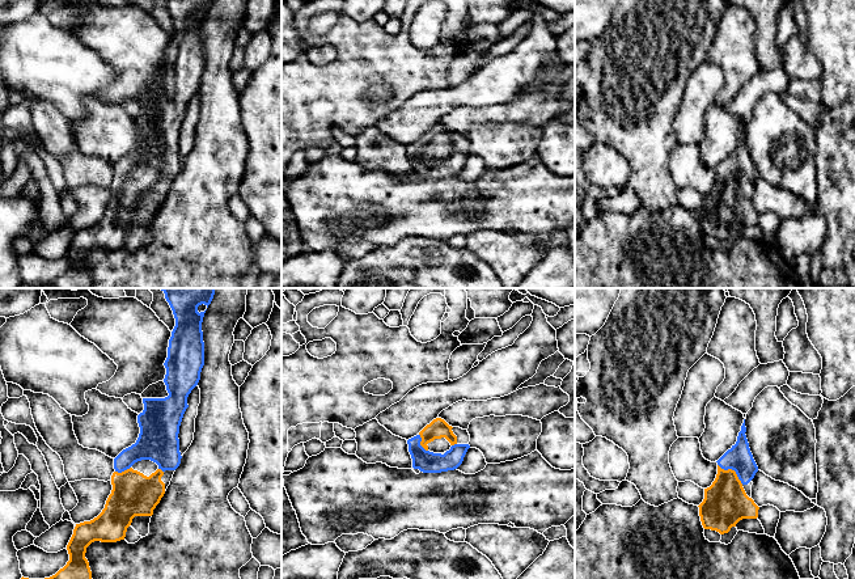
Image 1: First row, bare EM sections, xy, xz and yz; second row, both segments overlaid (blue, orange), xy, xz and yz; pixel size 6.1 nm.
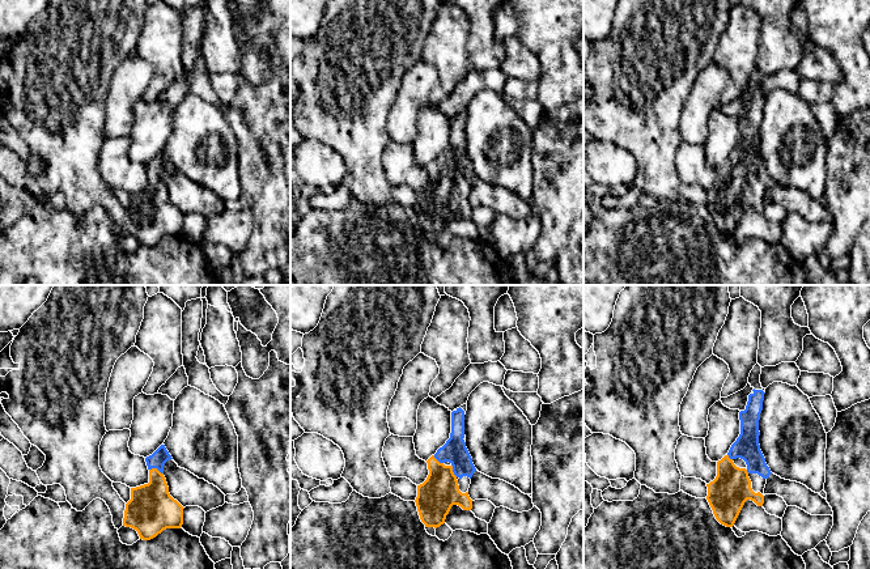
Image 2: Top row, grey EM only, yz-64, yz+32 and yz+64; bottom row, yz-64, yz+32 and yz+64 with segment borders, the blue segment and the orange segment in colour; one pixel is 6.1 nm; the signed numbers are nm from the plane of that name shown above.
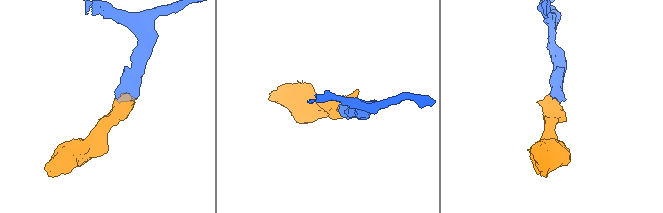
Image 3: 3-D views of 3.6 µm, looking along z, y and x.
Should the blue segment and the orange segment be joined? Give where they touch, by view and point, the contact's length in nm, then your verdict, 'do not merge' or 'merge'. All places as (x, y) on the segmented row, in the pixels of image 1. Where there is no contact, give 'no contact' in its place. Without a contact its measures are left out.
yz (732, 469) | 200 nm | merge

